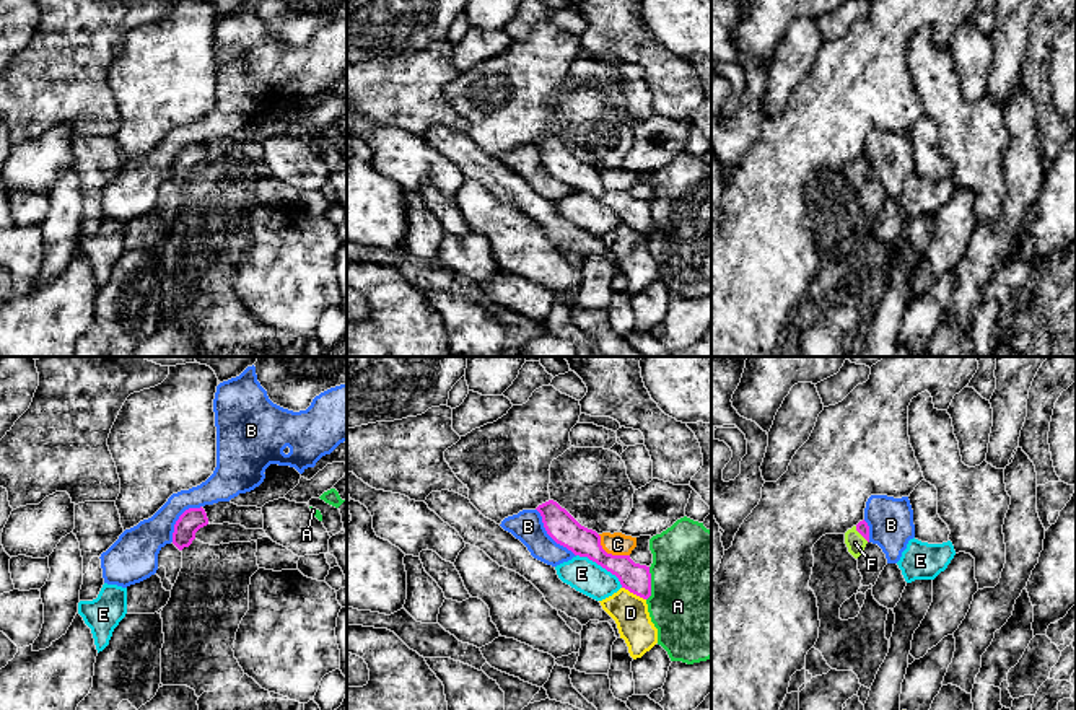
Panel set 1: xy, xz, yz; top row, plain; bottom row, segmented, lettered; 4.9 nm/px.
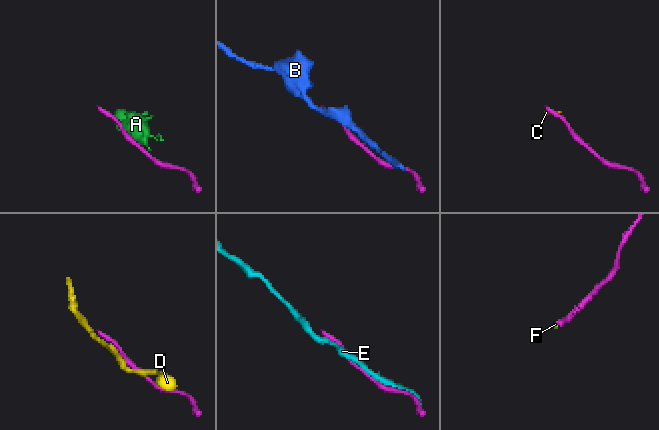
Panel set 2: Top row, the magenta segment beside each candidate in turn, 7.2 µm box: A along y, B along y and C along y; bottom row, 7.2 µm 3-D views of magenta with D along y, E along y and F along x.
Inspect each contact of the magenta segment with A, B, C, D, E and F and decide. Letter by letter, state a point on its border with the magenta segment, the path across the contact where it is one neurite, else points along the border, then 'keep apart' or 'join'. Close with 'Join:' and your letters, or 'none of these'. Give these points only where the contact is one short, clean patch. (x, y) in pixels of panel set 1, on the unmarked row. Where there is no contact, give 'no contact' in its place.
A: meets magenta in xz at (650, 219); keep apart
B: meets magenta in xz at (549, 170); keep apart
C: meets magenta in xz at (609, 189); border along xz (598, 170), (599, 179), (607, 188), (629, 191); keep apart
D: meets magenta in xz at (634, 228); keep apart
E: meets magenta in xz at (601, 201); keep apart
F: meets magenta in yz at (861, 170); runs through yz (861, 162), (861, 170), (855, 178); join
Join: F

